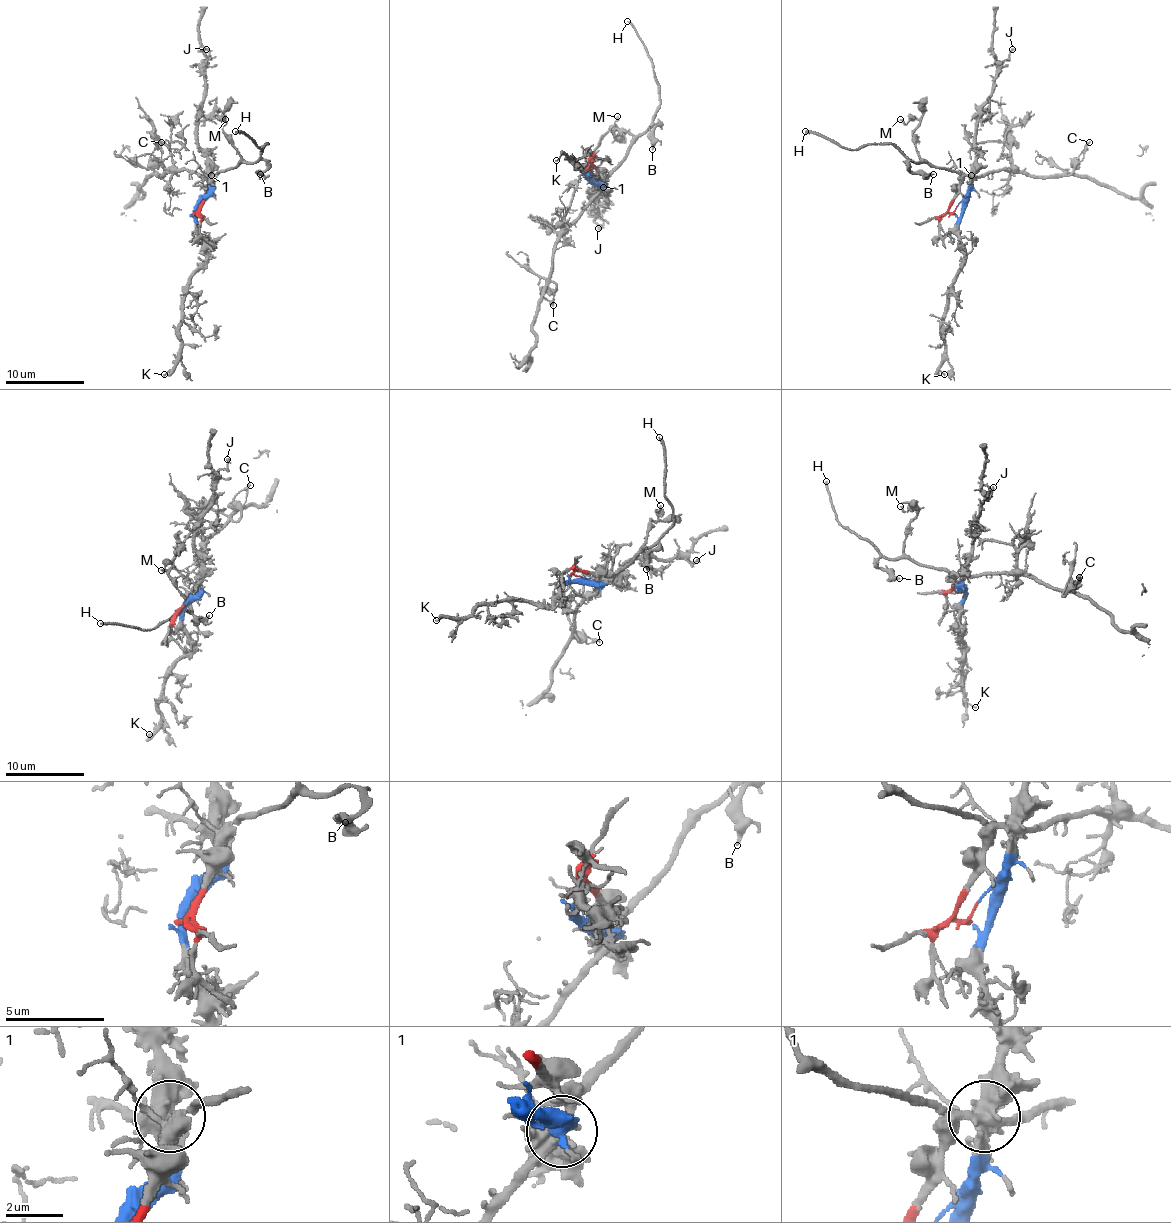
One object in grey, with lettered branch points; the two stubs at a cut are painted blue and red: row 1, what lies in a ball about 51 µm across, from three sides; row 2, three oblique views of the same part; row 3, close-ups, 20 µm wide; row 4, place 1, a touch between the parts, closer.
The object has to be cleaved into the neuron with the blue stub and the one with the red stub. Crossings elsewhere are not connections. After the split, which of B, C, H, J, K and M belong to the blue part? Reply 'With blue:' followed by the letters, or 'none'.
With blue: J, K

